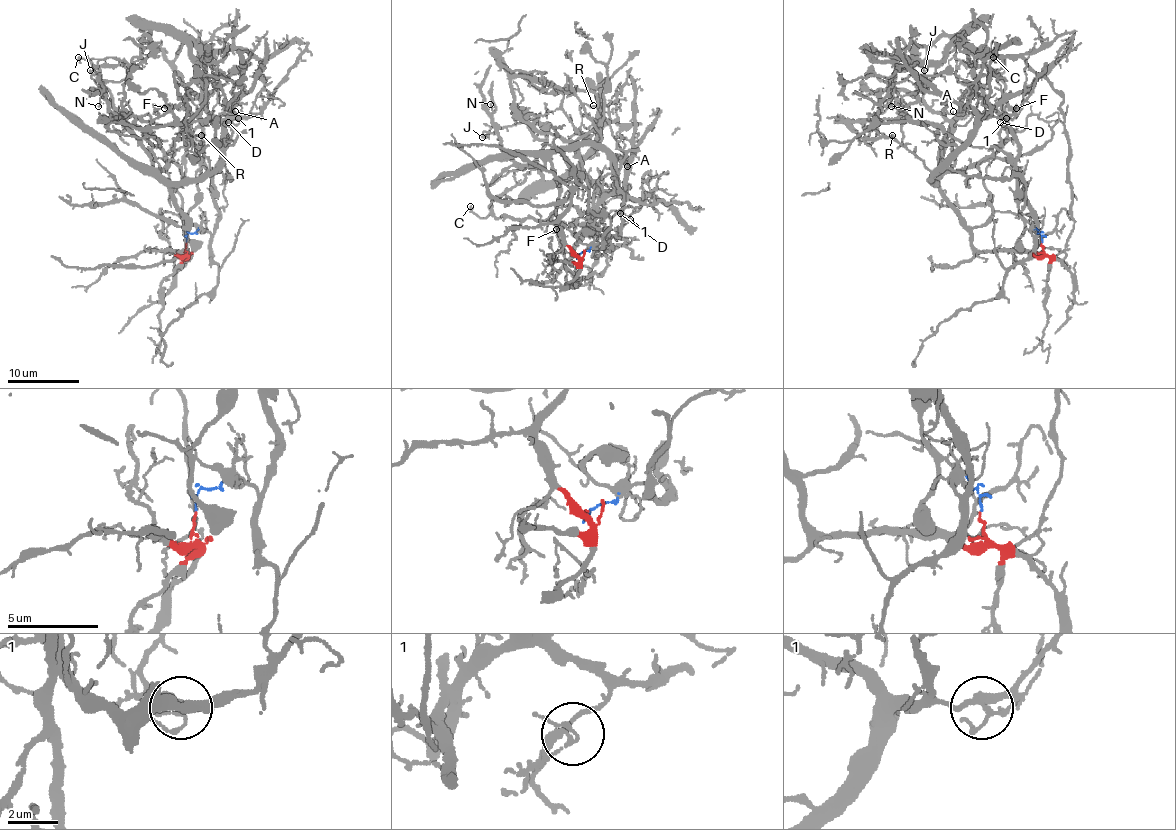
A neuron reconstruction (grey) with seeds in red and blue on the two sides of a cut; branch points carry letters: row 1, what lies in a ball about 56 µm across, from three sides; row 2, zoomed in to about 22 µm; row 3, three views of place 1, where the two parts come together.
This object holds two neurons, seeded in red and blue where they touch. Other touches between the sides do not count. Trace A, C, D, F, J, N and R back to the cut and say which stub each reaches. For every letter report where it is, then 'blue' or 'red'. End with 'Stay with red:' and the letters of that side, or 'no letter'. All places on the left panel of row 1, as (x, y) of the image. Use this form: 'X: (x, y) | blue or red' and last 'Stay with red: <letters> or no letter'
A: (235, 111) | red
C: (78, 57) | red
D: (228, 122) | red
F: (164, 108) | red
J: (90, 70) | red
N: (98, 106) | red
R: (201, 135) | red
Stay with red: A, C, D, F, J, N, R

